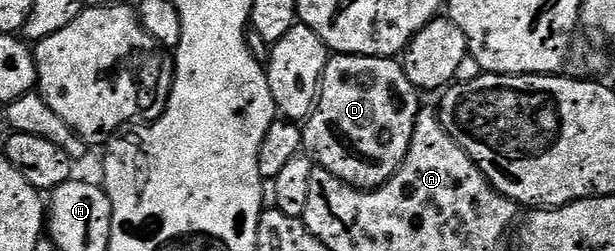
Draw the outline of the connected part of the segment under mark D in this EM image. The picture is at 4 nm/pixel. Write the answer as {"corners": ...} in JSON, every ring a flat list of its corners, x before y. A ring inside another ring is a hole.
{"corners":[[329,56,320,80,316,108,303,126,304,149,319,168,330,171,355,189,379,189,400,169,414,135,416,117,422,108,421,94,406,79,404,66,390,57]]}

